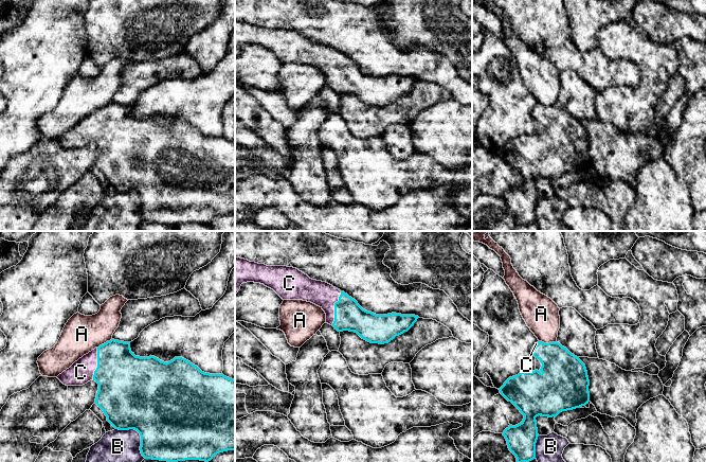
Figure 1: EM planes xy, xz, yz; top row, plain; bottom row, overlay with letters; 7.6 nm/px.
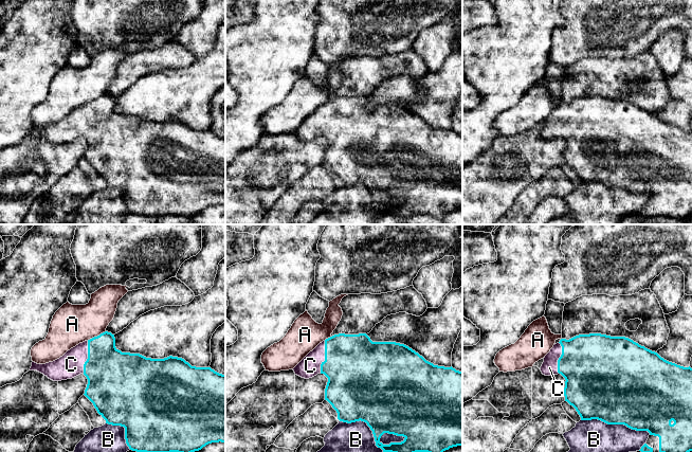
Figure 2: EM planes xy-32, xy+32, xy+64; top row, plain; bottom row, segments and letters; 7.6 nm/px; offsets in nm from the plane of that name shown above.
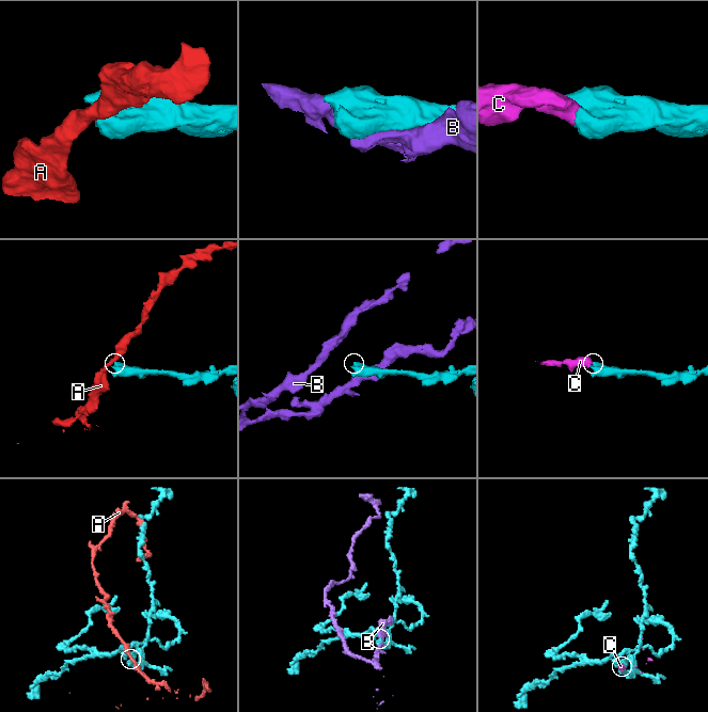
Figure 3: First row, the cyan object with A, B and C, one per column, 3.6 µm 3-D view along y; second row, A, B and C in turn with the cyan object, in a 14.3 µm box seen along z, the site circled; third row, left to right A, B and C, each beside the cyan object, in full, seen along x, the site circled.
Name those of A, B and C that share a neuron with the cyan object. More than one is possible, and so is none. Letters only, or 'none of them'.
C

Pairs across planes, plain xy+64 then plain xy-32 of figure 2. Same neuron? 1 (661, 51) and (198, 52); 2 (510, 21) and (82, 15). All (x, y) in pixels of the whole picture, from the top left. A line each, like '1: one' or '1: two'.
1: one
2: two

